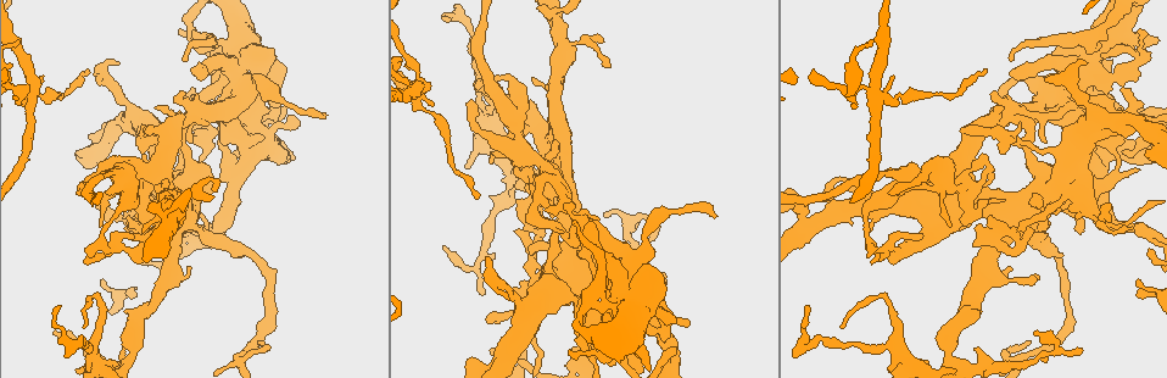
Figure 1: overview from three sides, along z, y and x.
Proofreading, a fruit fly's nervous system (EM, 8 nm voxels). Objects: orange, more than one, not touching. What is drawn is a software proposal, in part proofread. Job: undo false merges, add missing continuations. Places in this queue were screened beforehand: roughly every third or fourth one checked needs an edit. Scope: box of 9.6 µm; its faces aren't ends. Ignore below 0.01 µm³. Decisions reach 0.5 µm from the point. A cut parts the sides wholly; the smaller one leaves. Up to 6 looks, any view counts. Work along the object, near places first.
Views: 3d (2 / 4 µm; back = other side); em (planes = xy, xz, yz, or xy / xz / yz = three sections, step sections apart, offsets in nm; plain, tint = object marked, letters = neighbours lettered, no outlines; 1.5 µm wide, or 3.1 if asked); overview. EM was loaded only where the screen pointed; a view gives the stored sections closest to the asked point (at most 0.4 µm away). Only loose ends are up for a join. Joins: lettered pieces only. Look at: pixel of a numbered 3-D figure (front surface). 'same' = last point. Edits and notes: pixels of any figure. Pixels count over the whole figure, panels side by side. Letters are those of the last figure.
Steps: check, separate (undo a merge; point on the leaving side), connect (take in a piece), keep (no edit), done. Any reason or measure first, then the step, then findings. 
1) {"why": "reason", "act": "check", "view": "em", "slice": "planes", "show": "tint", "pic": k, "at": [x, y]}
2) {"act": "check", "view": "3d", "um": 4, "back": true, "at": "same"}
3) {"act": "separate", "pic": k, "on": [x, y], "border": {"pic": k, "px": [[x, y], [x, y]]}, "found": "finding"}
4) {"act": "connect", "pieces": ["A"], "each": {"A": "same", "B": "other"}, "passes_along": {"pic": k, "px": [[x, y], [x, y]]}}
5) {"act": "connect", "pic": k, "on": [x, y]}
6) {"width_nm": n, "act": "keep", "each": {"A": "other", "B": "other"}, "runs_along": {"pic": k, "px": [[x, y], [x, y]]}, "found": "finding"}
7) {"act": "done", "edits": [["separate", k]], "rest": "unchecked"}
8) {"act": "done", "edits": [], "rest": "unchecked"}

{"act": "check", "view": "3d", "um": 2, "pic": 1, "at": [477, 197]}

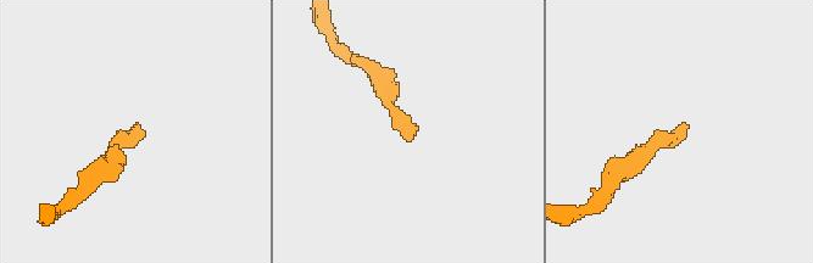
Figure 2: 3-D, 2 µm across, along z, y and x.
{"act": "check", "view": "em", "um": 3.1, "slice": "planes", "show": "letters", "pic": 2, "at": [406, 141]}

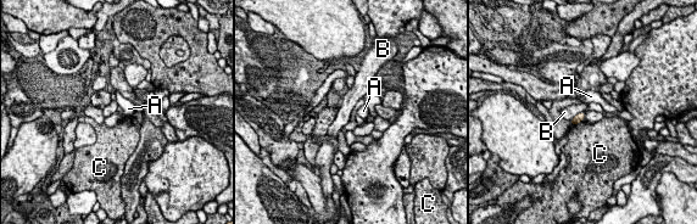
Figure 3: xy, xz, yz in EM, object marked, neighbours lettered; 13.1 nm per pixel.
{"act": "keep", "each": {"A": "other", "B": "other", "C": "other"}, "border": {"pic": 3, "px": [[584, 111], [579, 112], [570, 121]]}, "found": "none of them fits"}

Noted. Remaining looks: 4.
{"why": "thin end", "act": "check", "view": "3d", "um": 2, "pic": 1, "at": [997, 108]}

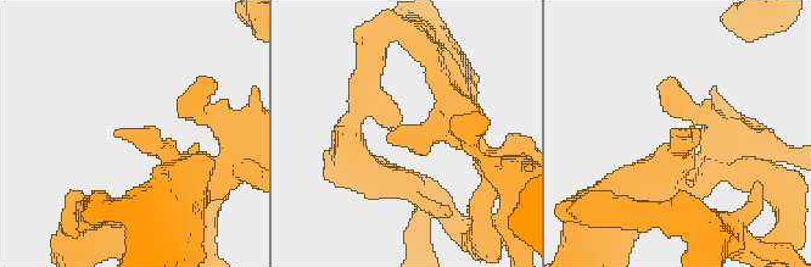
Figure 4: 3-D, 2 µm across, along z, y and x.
{"why": "now the EM", "act": "check", "view": "em", "slice": "planes", "show": "letters", "pic": 4, "at": [680, 130]}

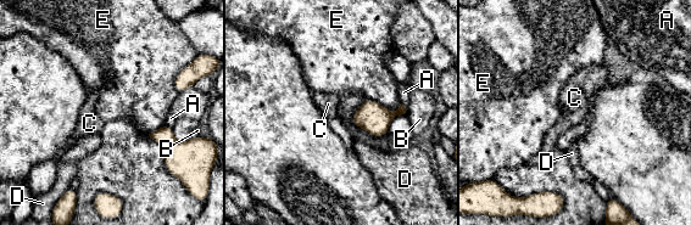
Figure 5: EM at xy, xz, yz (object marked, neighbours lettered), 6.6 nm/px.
{"width_nm": 200, "act": "keep", "each": {"A": "other", "B": "other", "C": "other", "D": "other", "E": "other"}, "border": {"pic": 5, "px": [[366, 99], [391, 111], [400, 105]]}, "found": "none of them fits"}

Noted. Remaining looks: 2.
{"why": "end of a long branch", "act": "check", "view": "em", "slice": "planes", "show": "letters", "pic": 1, "at": [322, 116]}

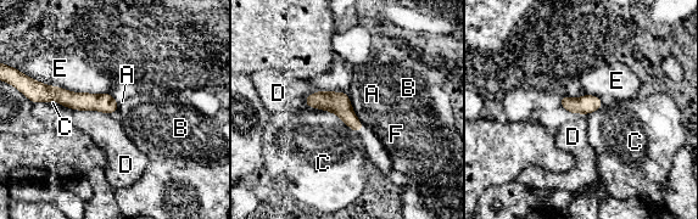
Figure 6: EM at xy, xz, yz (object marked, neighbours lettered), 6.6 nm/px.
{"act": "keep", "each": {"A": "other", "B": "other", "C": "other", "D": "other", "E": "other", "F": "other"}, "border": {"pic": 6, "px": [[352, 107], [356, 116], [363, 123]]}, "found": "no lettered piece goes on from it"}

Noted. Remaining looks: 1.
{"act": "done", "edits": [], "rest": "unchecked"}

